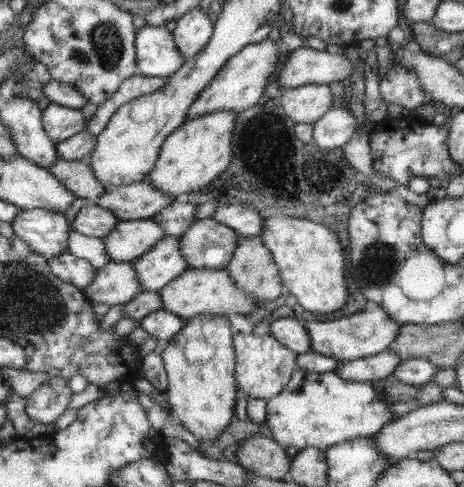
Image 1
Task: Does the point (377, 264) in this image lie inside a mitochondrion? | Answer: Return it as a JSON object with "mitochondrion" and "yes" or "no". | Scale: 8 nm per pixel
{"mitochondrion":"yes"}

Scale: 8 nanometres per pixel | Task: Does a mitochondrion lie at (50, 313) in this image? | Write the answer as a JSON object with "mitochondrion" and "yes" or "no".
{"mitochondrion":"yes"}

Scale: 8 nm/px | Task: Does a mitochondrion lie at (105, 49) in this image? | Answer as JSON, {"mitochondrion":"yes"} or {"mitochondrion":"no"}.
{"mitochondrion":"yes"}

